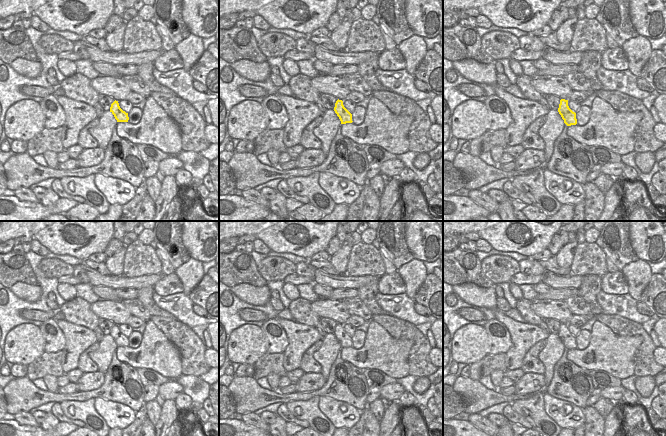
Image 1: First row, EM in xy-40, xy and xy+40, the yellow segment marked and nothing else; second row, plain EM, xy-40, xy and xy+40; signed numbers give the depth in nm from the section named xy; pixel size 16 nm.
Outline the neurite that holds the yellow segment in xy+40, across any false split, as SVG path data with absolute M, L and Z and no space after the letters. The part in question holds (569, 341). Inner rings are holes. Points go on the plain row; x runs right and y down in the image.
M561 323L558 336L561 339L562 343L564 344L564 347L567 350L576 349L577 343L576 343L576 337L573 336L569 330L568 330L568 324Z

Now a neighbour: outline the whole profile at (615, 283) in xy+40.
M622 271L608 272L602 276L601 290L607 294L627 294L629 292L629 286Z

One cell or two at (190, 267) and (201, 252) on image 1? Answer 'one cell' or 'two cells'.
two cells

